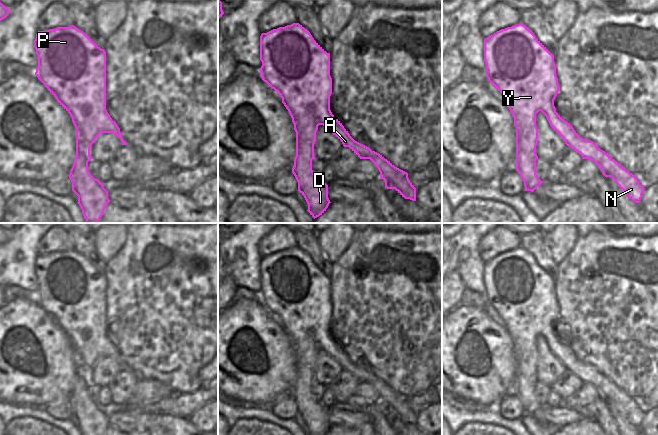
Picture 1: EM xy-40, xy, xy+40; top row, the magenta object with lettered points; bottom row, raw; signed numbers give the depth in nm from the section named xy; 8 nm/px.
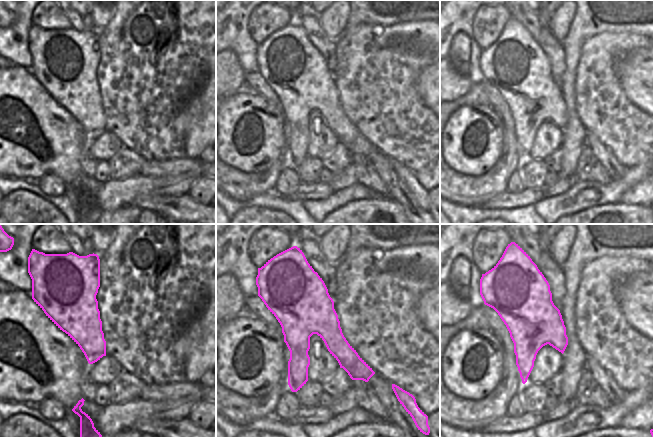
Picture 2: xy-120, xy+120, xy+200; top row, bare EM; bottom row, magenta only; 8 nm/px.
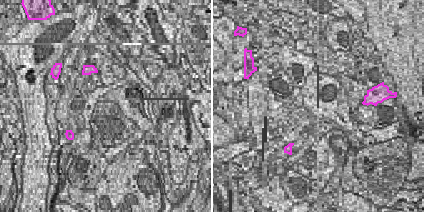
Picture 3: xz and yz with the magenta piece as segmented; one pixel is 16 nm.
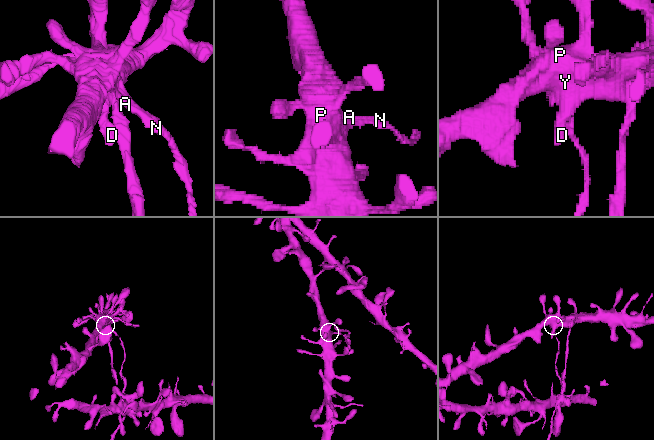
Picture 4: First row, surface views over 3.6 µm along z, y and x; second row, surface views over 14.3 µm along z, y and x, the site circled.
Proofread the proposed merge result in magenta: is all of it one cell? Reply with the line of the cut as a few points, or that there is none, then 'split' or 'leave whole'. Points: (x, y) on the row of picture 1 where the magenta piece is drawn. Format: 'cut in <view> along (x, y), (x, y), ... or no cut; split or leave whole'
cut in xy+40 along (600, 149), (593, 160); split

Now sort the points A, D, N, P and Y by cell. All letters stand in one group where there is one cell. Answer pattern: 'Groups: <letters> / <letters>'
Groups: A D P Y / N

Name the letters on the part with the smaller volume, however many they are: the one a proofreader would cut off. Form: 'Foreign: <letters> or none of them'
Foreign: N

